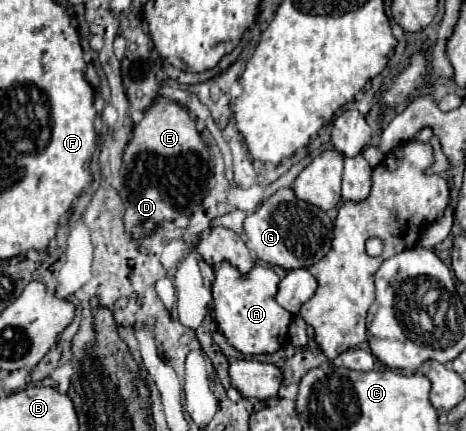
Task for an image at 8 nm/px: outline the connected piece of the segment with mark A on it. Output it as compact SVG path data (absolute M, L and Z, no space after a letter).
M221 263L215 269L215 281L211 287L213 315L219 331L243 355L275 353L287 343L287 329L293 321L293 315L275 301L279 281L281 279L273 269L261 265L255 265L247 275L241 275L229 263Z

